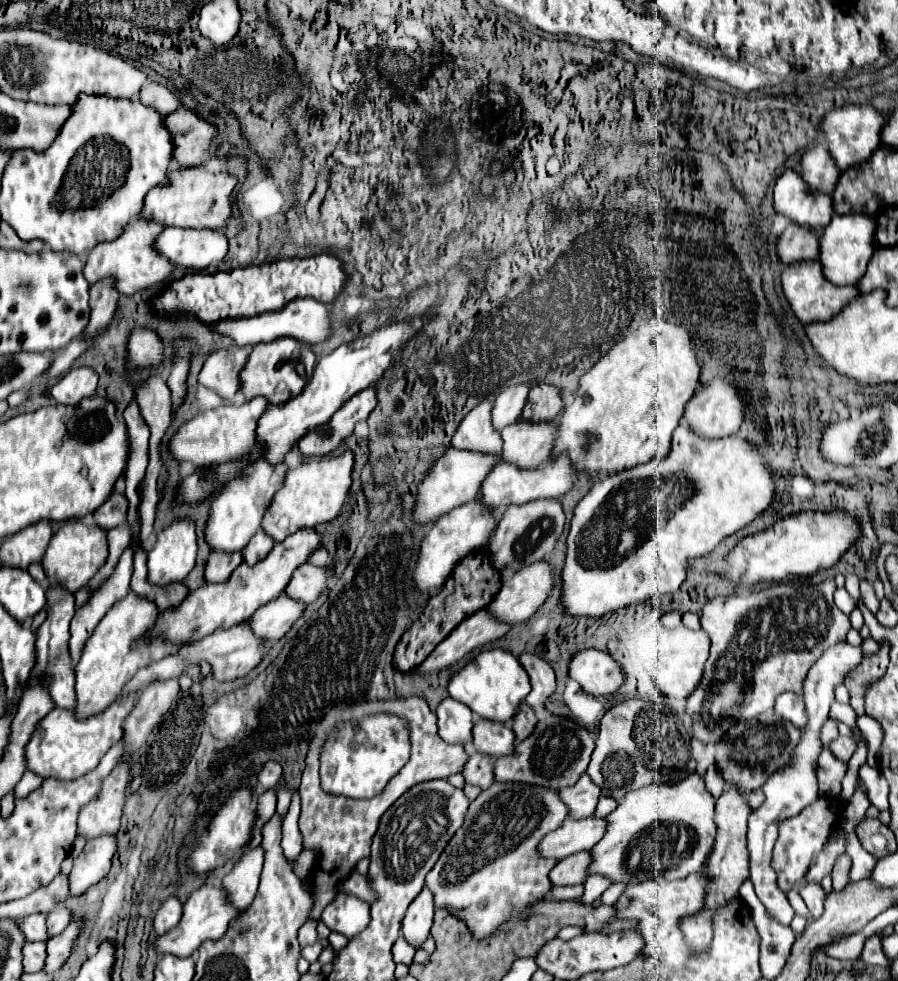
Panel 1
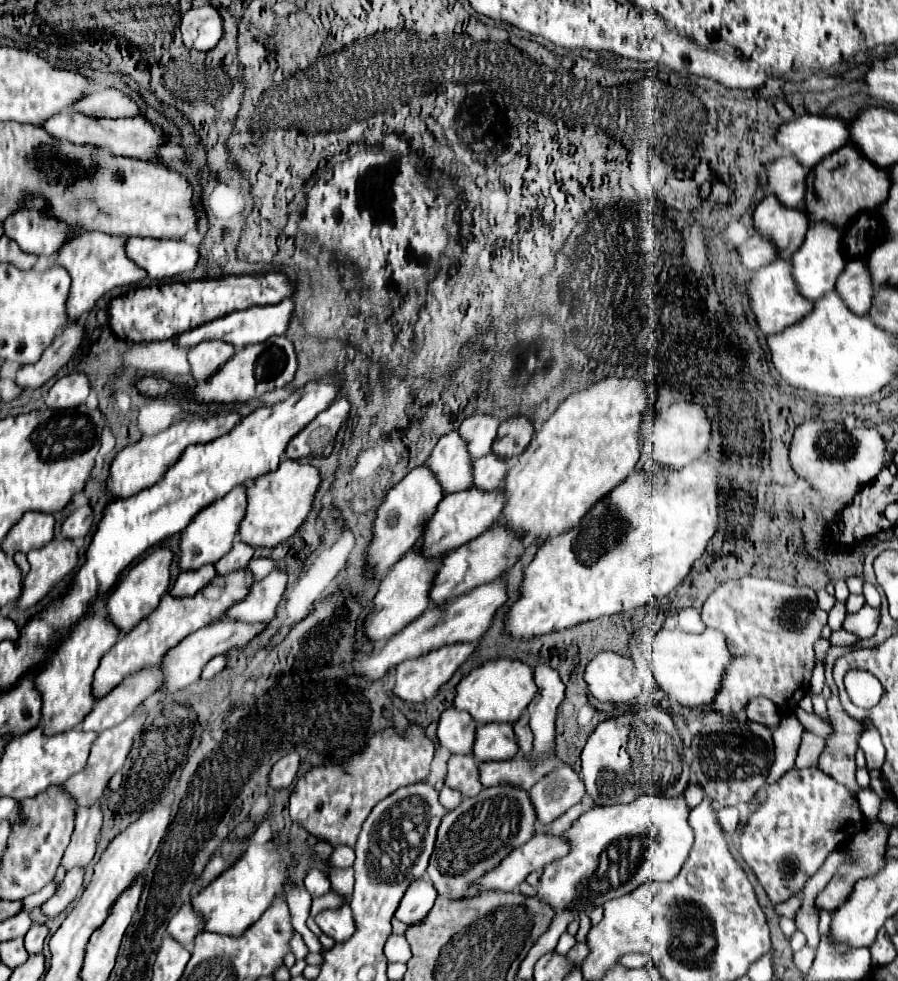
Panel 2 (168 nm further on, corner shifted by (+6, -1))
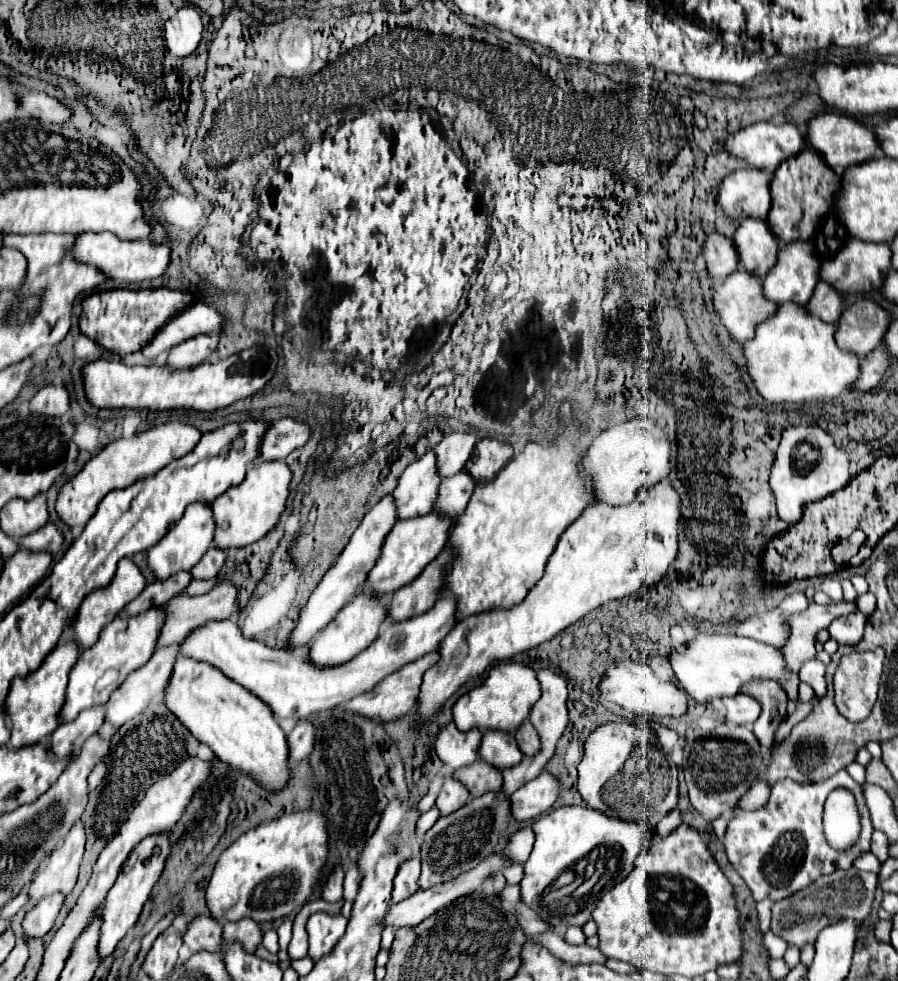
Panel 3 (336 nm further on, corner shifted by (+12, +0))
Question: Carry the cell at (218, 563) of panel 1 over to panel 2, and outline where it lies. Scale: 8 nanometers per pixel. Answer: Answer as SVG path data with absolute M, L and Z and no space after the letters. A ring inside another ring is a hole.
M206 565L200 567L198 571L182 571L174 583L174 587L170 589L170 595L174 597L186 597L186 595L194 595L198 593L208 581L212 581L216 577L214 565Z

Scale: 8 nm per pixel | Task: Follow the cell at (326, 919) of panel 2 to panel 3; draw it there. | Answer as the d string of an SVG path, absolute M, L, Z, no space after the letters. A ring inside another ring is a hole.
M316 912L308 918L308 954L312 956L312 960L322 958L324 954L328 954L336 942L344 936L346 932L346 924L348 920L340 914L328 914L328 912Z

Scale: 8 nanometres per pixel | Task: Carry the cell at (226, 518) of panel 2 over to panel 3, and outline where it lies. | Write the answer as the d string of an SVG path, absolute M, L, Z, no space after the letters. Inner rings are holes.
M196 502L190 504L184 512L184 516L170 526L168 534L148 550L148 564L152 568L152 572L156 574L158 580L166 580L182 570L190 570L192 566L196 566L196 562L200 562L200 558L208 552L208 548L212 546L212 536L214 536L214 520L212 520L212 504L210 502Z

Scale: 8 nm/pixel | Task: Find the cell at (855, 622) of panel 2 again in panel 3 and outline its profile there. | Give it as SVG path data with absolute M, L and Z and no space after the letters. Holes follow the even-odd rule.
M854 610L850 614L844 614L840 618L836 618L828 632L830 638L834 638L838 644L846 644L846 646L854 646L860 642L862 634L864 634L864 626L866 626L866 616L860 610Z

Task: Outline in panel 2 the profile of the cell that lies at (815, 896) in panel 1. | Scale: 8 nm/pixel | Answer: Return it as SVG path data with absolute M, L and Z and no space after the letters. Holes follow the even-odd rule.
M794 895L794 897L790 897L786 903L774 905L774 909L776 909L776 913L778 913L780 917L790 917L790 919L794 919L794 917L796 917L796 911L800 909L800 903L802 903L800 895Z

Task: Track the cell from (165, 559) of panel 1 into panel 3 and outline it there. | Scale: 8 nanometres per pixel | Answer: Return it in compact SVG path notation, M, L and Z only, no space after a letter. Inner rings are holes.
M122 558L118 562L118 570L116 570L116 576L112 580L112 584L108 588L102 588L102 590L96 590L92 594L88 594L78 610L78 622L72 630L72 636L74 640L82 646L82 648L88 648L92 644L96 644L96 638L100 638L100 630L104 630L104 626L108 622L112 622L114 618L118 618L122 612L124 612L124 606L128 606L128 602L132 602L132 598L136 598L146 586L146 578L144 574L140 572L138 564L132 560L132 558Z

